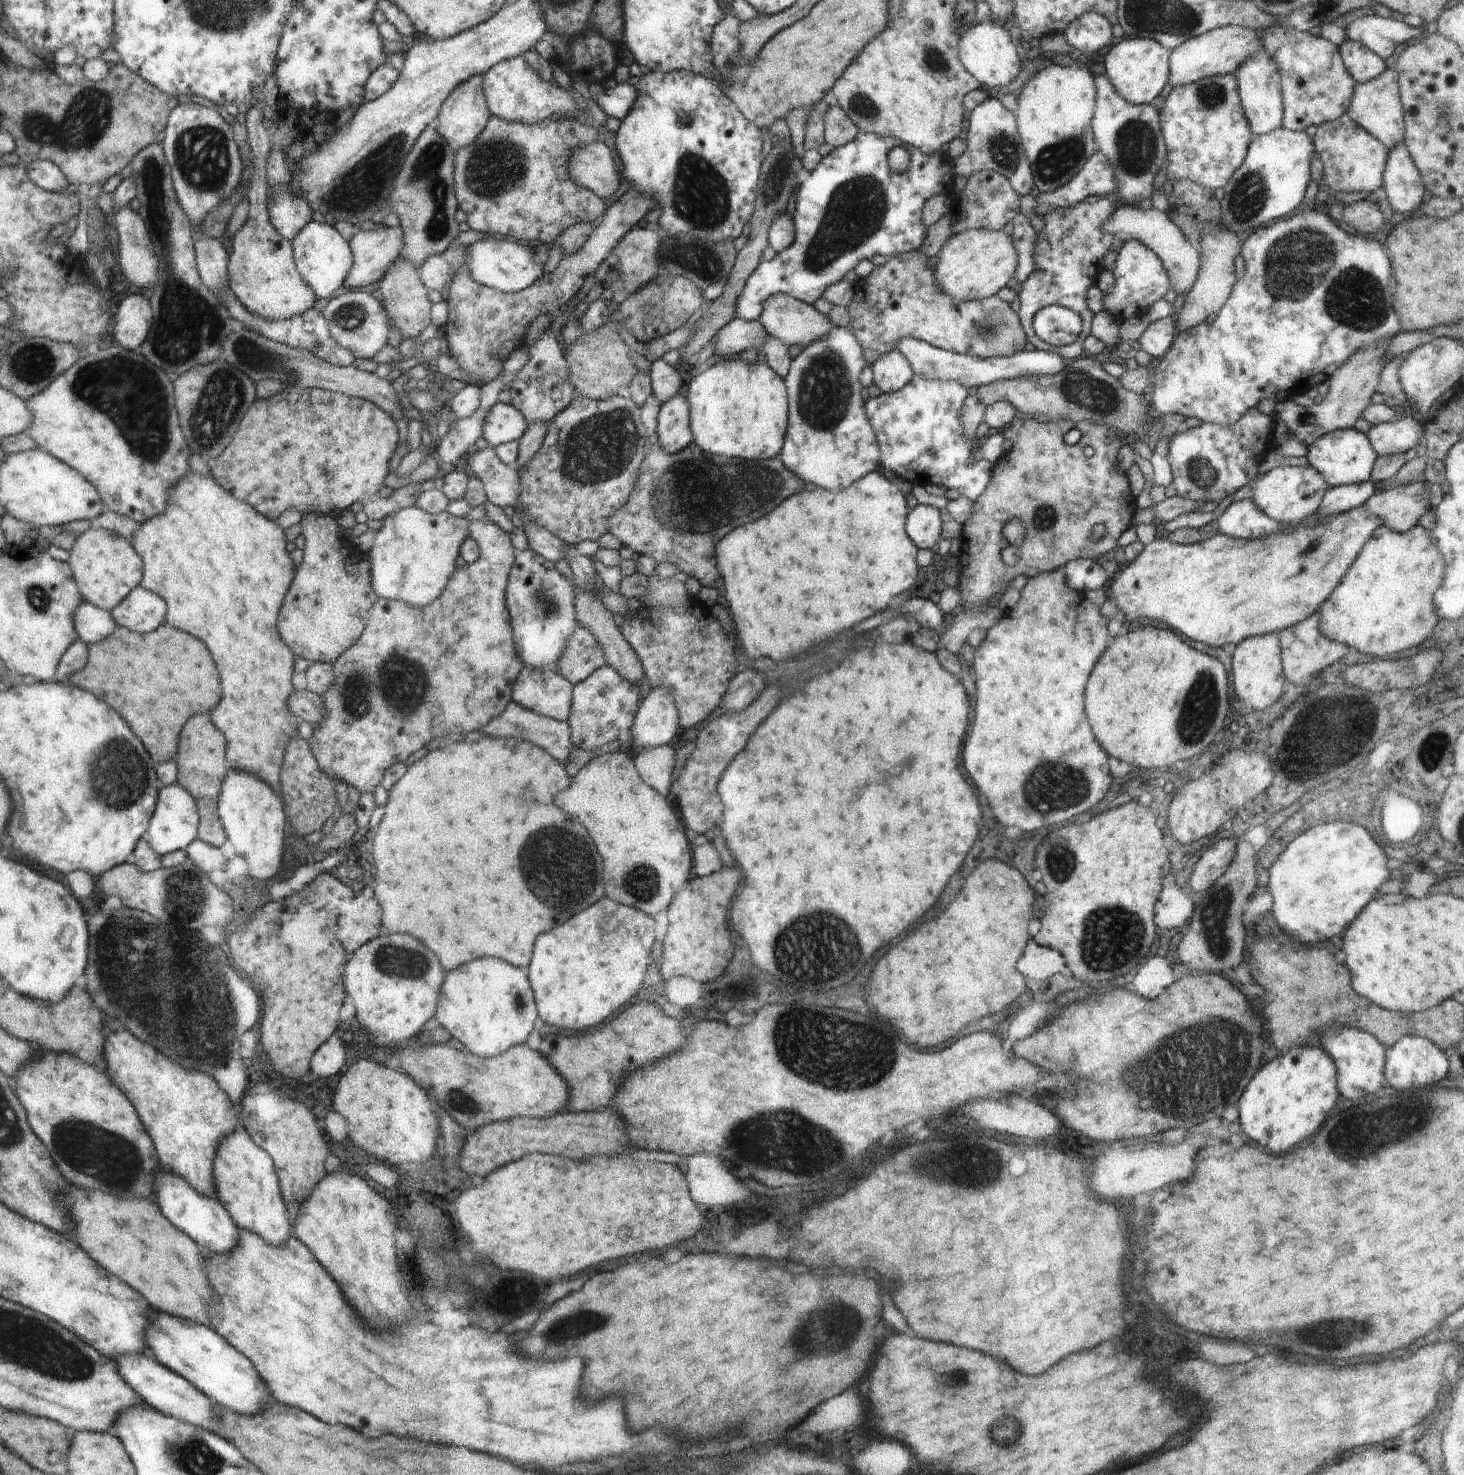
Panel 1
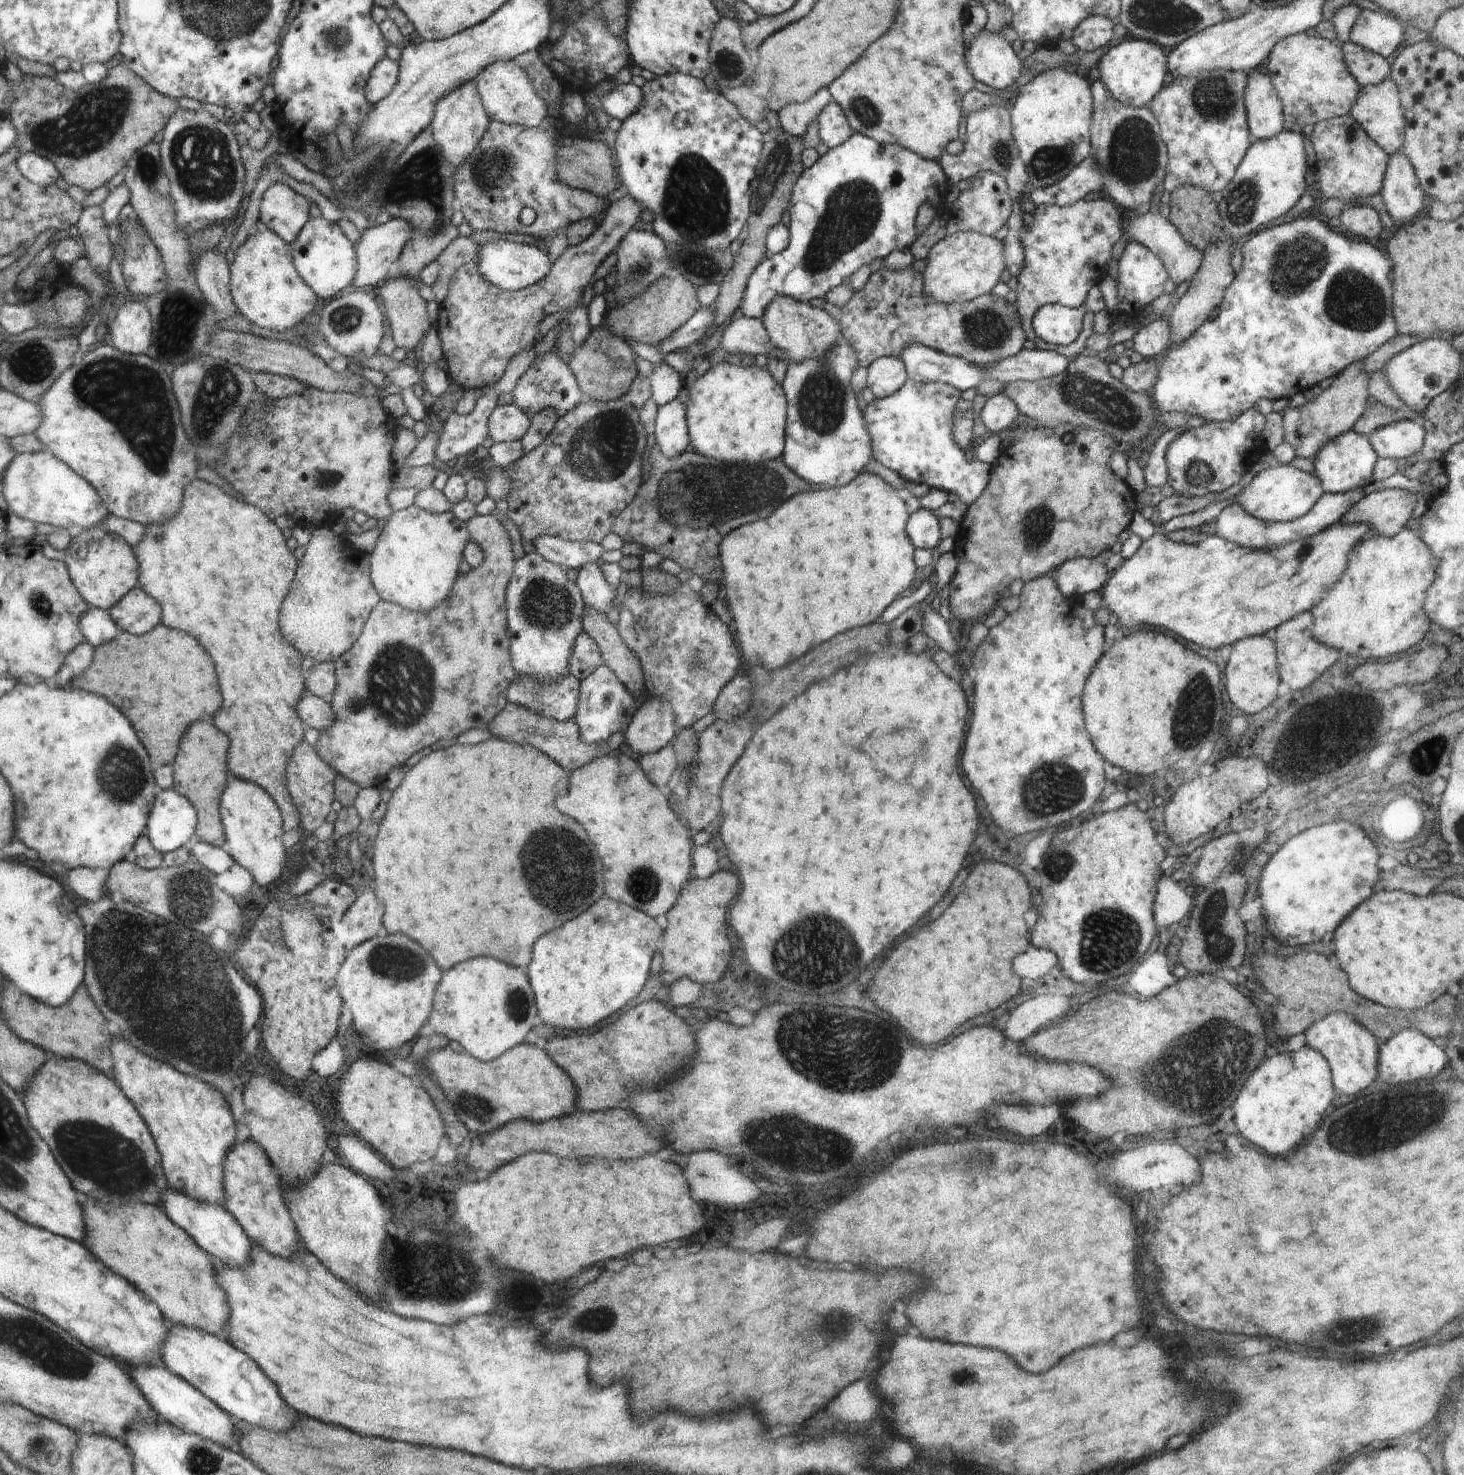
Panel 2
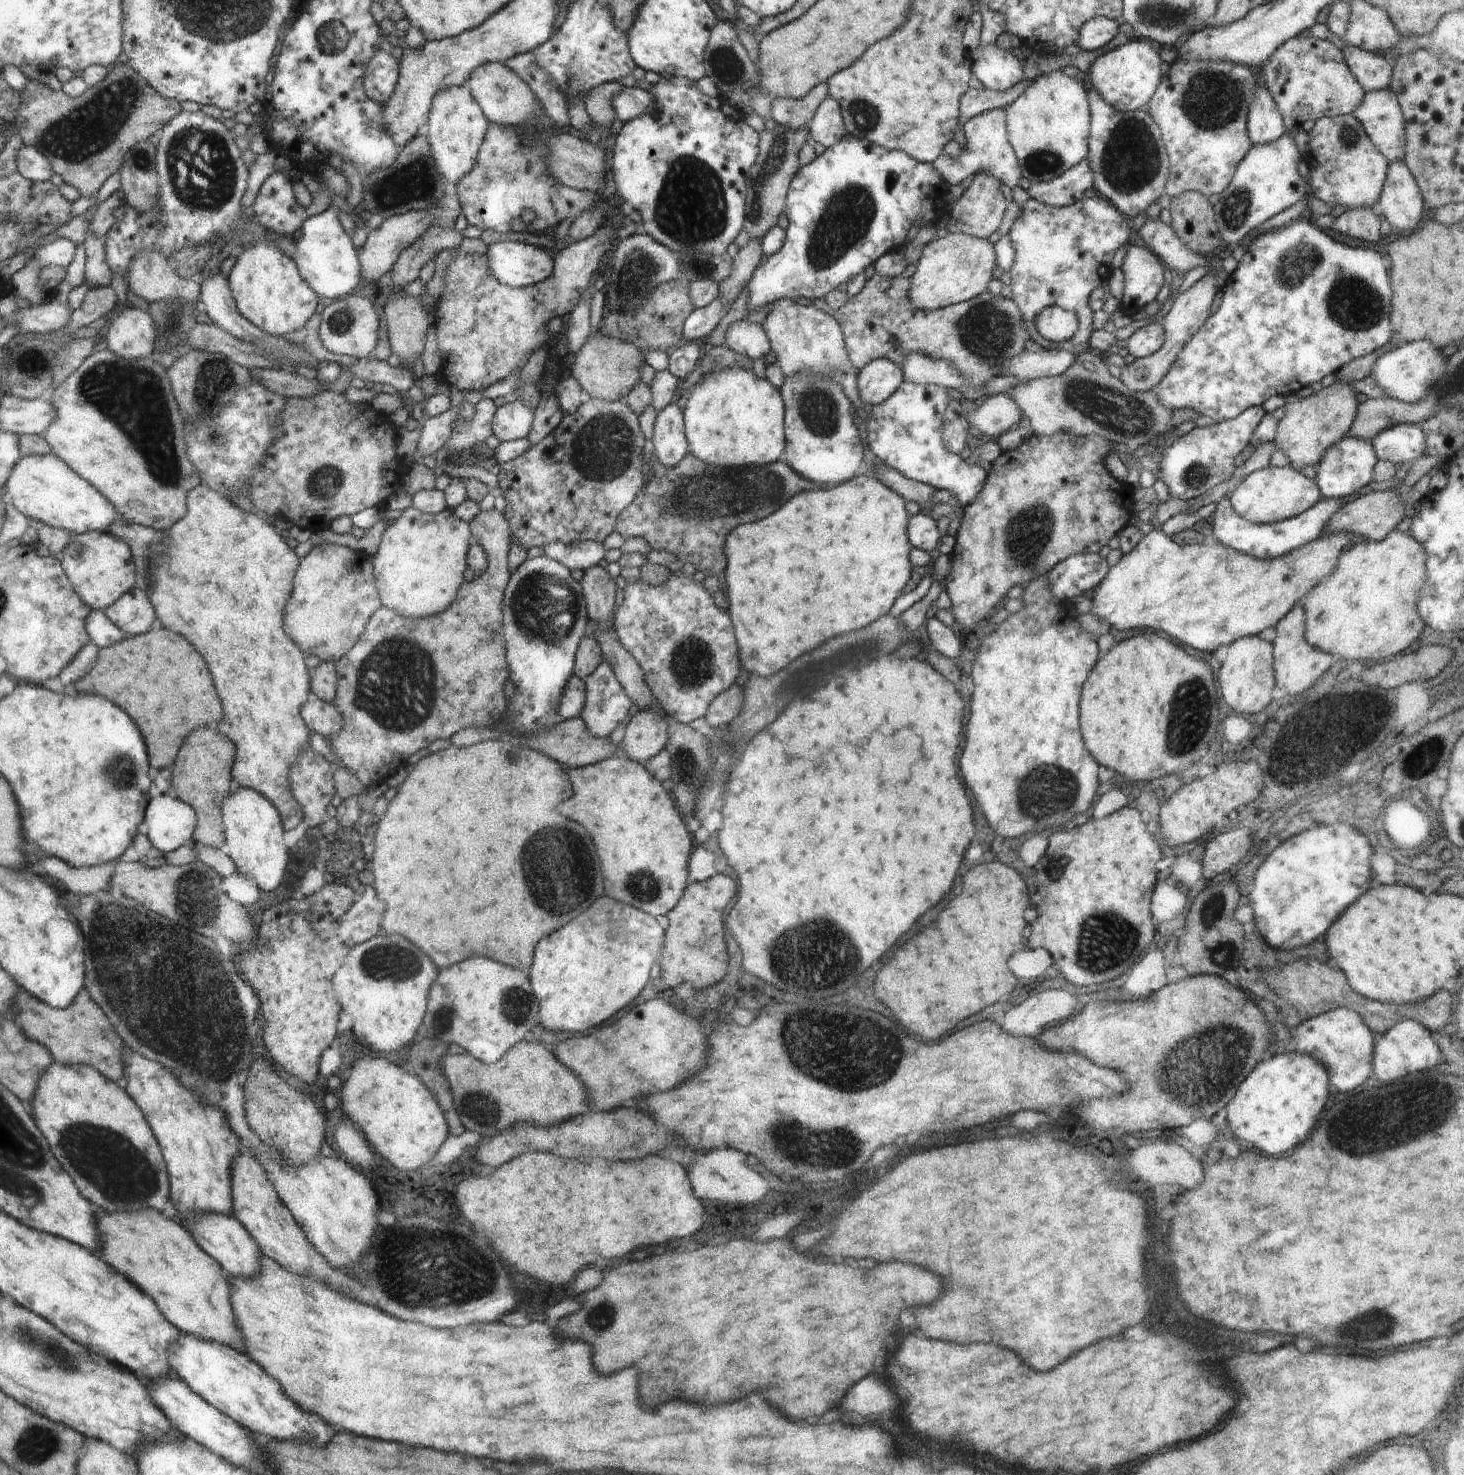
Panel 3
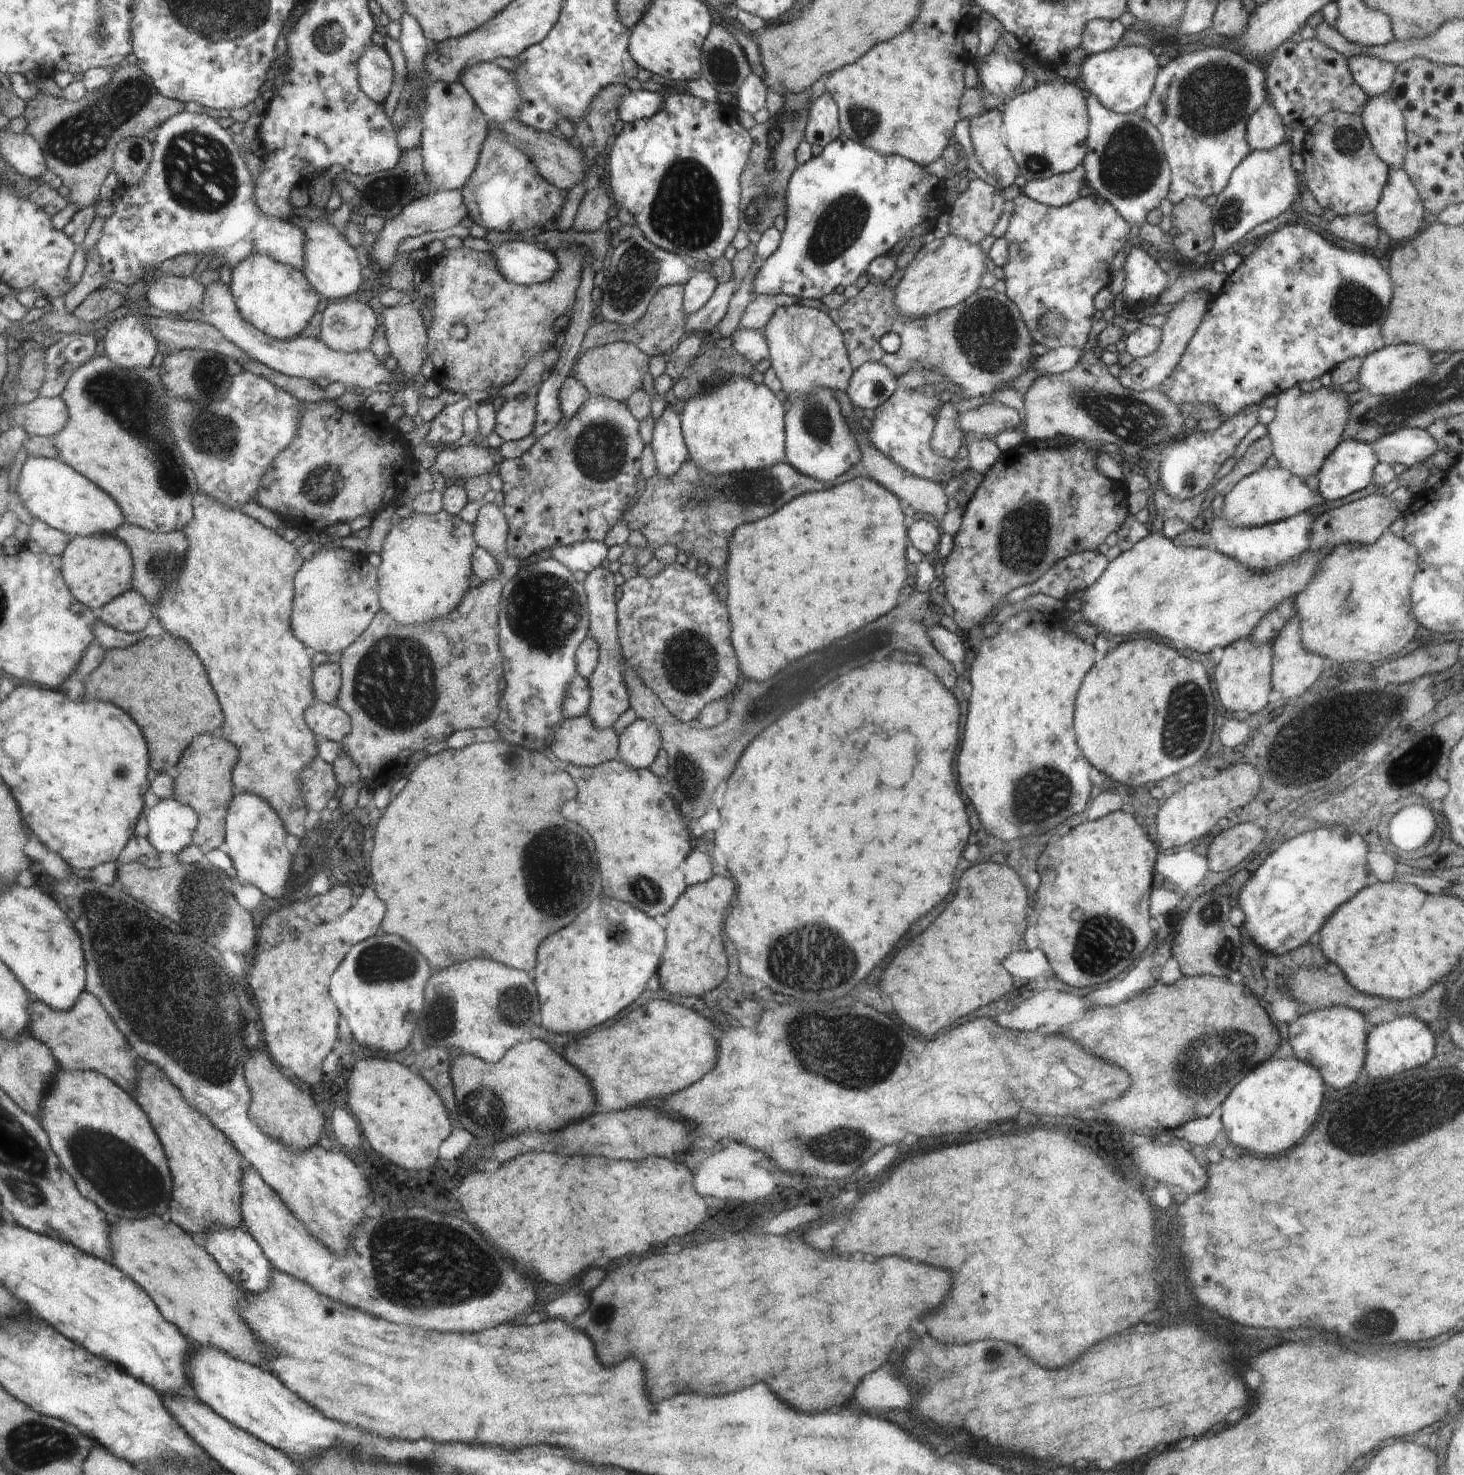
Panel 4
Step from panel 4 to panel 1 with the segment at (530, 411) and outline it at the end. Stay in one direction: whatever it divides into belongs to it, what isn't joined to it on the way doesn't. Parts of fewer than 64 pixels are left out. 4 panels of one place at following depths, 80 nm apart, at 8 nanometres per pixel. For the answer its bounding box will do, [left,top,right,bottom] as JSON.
[481,403,528,448]

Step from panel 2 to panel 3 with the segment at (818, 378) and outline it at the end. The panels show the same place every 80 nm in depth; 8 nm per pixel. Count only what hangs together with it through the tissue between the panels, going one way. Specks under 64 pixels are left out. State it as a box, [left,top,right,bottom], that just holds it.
[781,375,864,485]

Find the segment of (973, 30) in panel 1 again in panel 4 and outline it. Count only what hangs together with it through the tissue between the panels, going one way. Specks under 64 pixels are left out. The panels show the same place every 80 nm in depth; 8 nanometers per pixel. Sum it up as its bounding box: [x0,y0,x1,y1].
[977,53,1026,100]

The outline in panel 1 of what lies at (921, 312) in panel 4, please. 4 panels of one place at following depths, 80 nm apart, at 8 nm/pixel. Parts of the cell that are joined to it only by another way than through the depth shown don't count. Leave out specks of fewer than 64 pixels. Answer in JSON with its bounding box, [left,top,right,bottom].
[934,229,1018,301]

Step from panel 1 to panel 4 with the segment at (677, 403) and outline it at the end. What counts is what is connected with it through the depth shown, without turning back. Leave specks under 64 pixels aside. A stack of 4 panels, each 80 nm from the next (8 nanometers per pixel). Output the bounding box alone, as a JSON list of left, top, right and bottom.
[651,406,689,476]

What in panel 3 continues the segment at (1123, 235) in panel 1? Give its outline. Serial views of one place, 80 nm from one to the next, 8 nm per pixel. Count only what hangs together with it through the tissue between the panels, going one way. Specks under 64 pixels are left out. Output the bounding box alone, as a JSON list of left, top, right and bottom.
[1138,218,1209,274]

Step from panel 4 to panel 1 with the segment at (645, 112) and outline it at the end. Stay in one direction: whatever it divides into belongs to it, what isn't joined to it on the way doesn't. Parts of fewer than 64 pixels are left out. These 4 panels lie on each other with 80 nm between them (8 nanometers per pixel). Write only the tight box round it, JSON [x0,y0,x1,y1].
[589,82,637,120]

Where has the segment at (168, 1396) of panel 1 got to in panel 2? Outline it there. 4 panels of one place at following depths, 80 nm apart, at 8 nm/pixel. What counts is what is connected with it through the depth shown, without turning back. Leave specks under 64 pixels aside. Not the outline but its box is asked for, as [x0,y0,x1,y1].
[126,1365,238,1450]

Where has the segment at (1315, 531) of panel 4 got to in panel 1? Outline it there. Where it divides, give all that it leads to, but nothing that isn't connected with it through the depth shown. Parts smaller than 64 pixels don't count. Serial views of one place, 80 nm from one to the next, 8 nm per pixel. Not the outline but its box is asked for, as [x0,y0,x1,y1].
[1364,479,1433,532]

